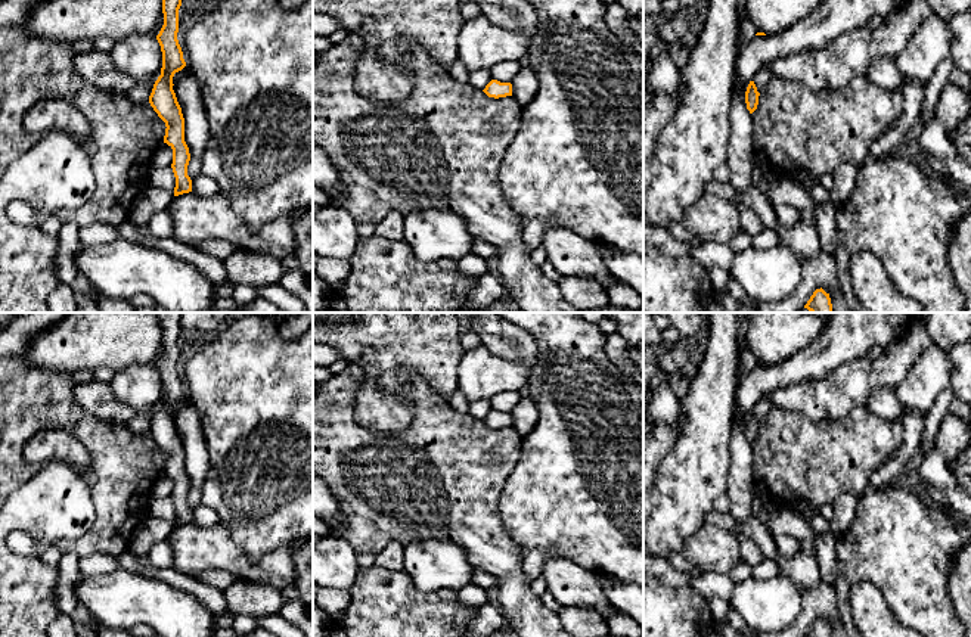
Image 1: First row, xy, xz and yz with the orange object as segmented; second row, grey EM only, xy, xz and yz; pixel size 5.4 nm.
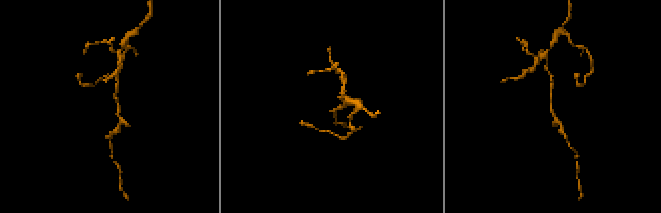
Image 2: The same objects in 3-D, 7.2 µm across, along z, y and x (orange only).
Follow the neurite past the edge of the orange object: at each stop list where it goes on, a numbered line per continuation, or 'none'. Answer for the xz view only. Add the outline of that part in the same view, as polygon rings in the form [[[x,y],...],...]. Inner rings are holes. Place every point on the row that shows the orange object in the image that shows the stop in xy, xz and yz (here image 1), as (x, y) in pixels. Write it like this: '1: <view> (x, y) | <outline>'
none

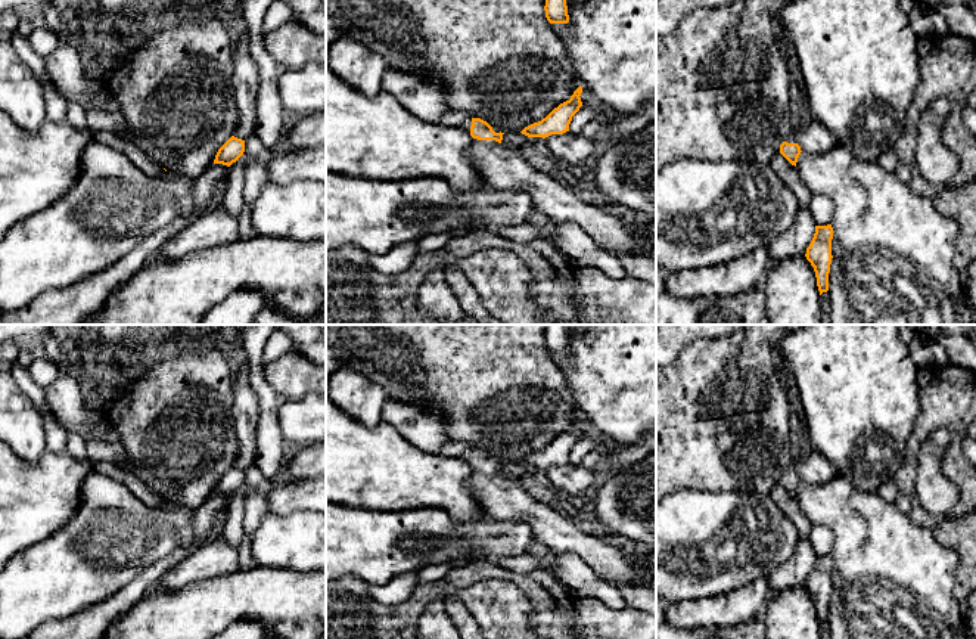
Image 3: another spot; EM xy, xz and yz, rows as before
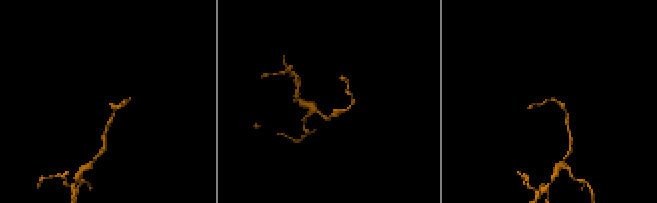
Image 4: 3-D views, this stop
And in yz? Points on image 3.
1: yz (813, 139) | [[[812,120],[805,128],[793,128],[784,142],[798,143],[806,153],[823,153],[839,145],[839,140],[817,120]]]

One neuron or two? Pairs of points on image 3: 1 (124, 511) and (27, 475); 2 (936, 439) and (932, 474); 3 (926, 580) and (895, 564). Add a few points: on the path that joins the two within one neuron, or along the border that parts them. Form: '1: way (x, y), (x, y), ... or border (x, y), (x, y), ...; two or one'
1: border (93, 471), (83, 483), (80, 505), (64, 526); two
2: way (933, 447), (932, 465); one
3: way (919, 573), (910, 564), (903, 564); one

